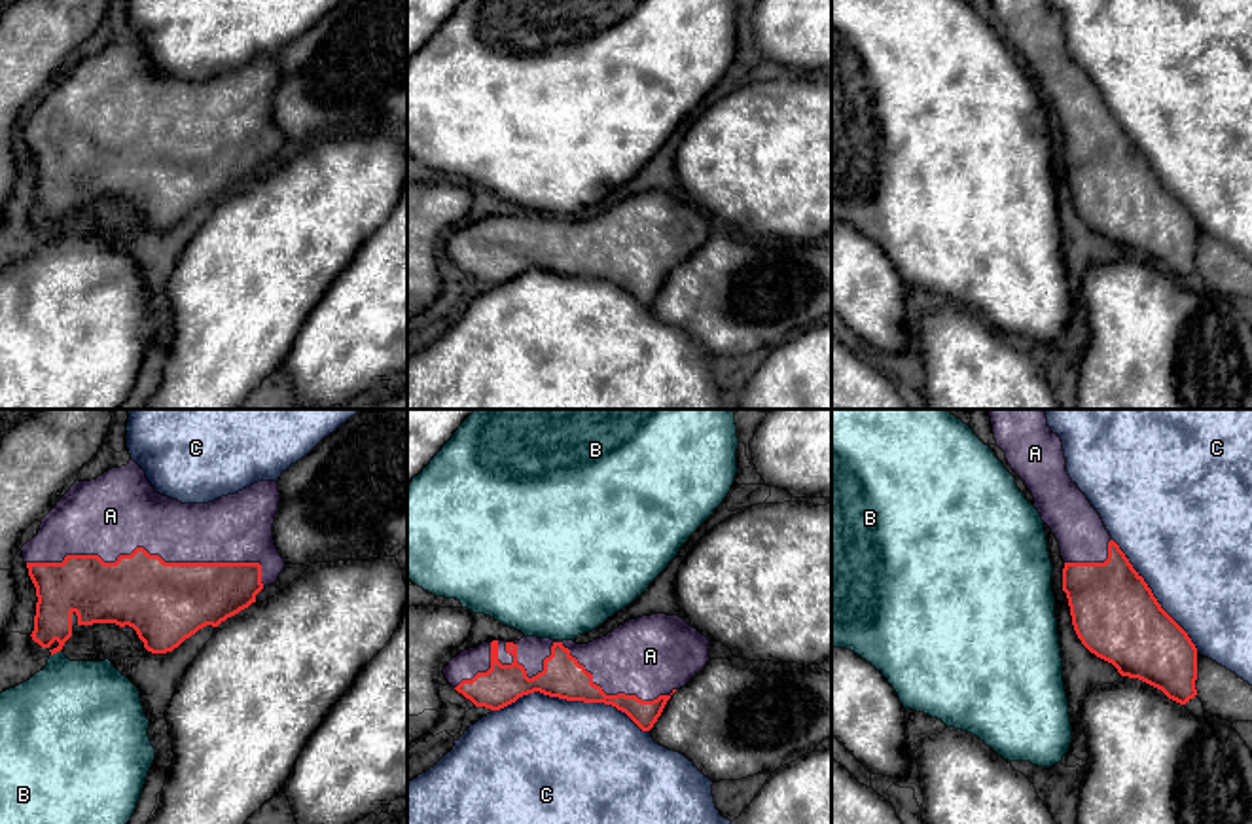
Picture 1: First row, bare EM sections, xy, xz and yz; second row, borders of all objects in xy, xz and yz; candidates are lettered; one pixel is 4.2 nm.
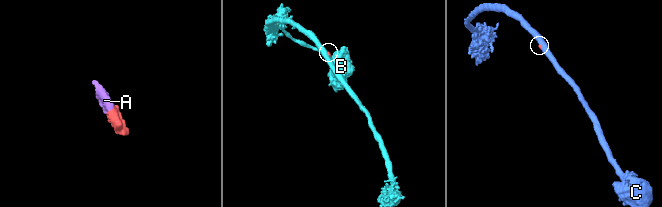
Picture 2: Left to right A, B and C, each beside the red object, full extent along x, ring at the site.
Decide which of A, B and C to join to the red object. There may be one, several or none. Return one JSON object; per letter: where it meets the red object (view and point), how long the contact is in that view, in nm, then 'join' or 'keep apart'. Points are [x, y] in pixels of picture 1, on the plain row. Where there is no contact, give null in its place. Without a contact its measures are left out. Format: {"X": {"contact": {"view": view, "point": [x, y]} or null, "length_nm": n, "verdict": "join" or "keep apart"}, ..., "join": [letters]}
{"A": {"contact": {"view": "xz", "point": [569, 230]}, "length_nm": 800, "verdict": "join"}, "B": {"contact": {"view": "xy", "point": [55, 228]}, "length_nm": 60, "verdict": "keep apart"}, "C": {"contact": {"view": "xz", "point": [571, 275]}, "length_nm": 650, "verdict": "keep apart"}, "join": ["A"]}

